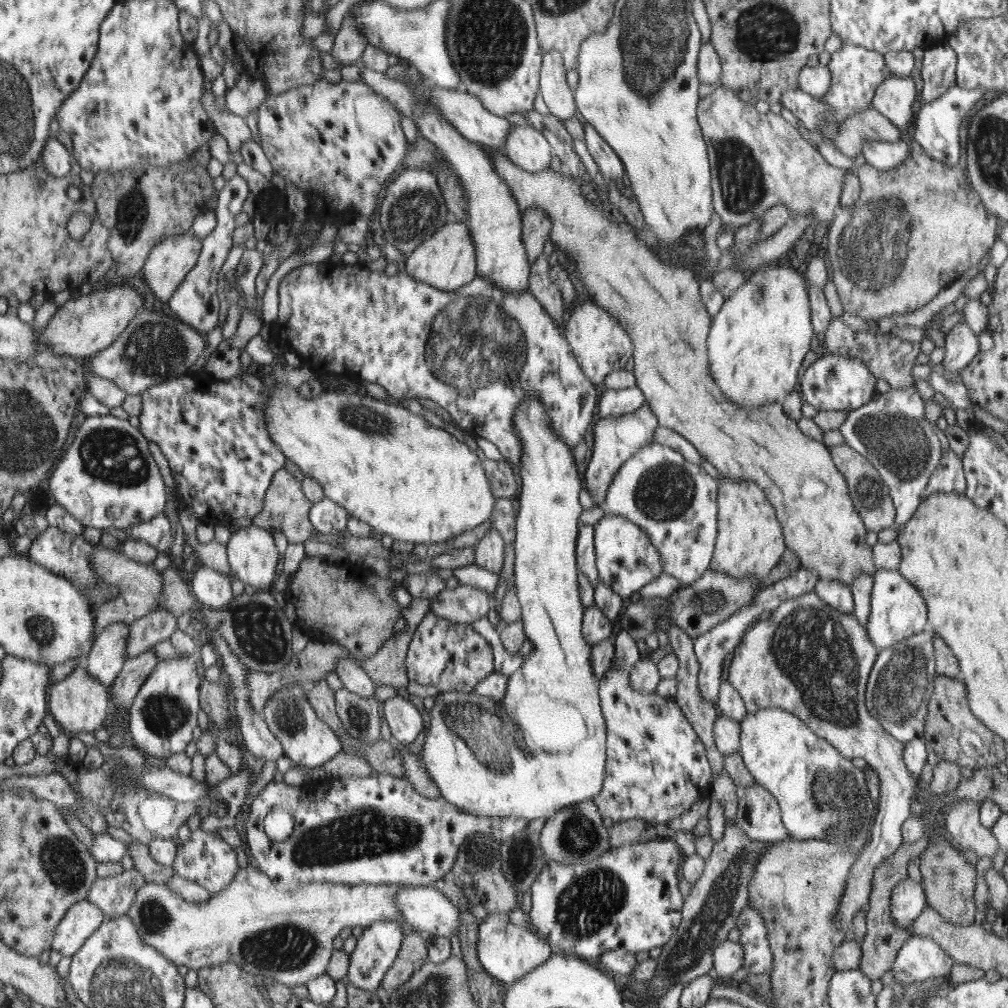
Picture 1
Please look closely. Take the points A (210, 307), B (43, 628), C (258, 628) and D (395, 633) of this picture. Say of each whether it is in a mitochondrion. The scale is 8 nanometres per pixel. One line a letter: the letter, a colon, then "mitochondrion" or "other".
A: other
B: mitochondrion
C: mitochondrion
D: other

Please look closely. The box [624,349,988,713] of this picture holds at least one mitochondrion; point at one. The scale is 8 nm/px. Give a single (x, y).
(902, 450)

